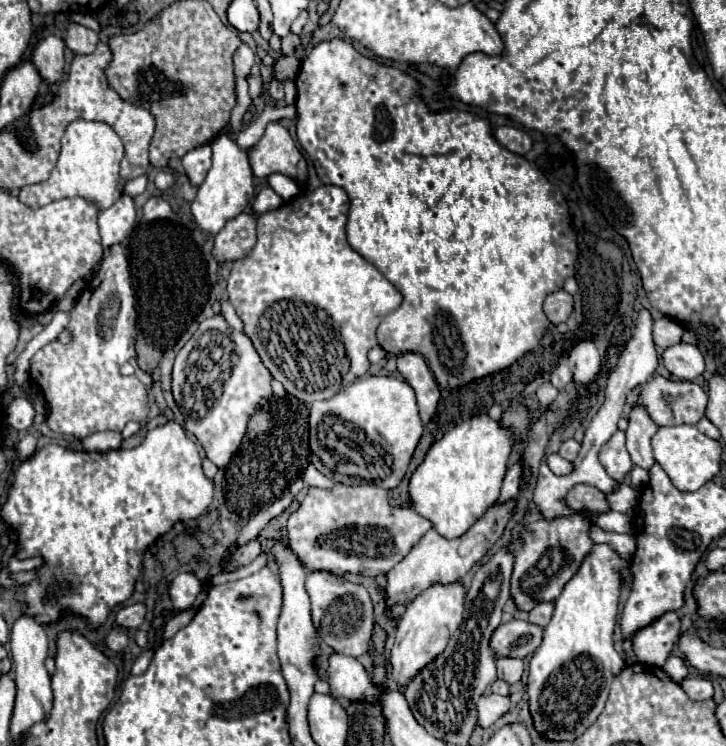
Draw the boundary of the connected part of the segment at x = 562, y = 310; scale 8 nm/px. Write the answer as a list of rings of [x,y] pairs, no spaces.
[[[564,289],[560,291],[554,291],[550,293],[546,299],[544,299],[544,313],[548,317],[550,323],[558,325],[562,321],[568,319],[570,311],[572,311],[572,295],[568,295]]]

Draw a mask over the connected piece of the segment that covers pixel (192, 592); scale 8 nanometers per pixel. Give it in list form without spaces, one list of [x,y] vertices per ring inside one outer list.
[[[180,571],[174,577],[172,589],[170,589],[170,597],[172,597],[174,609],[176,611],[184,611],[184,609],[192,607],[200,591],[202,591],[202,581],[190,571]]]

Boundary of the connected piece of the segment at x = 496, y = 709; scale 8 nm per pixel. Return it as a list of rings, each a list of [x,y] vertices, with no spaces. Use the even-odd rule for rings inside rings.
[[[484,695],[478,701],[478,725],[480,727],[490,727],[498,717],[502,717],[504,713],[508,713],[510,709],[510,697],[504,695]]]

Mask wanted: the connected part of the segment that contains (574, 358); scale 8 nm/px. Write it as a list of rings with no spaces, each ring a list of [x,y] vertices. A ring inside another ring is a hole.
[[[592,339],[576,341],[568,355],[568,367],[572,369],[574,379],[578,381],[580,389],[588,387],[588,383],[596,379],[596,375],[600,371],[600,363],[602,363],[602,357],[600,357],[596,345],[592,343]]]

